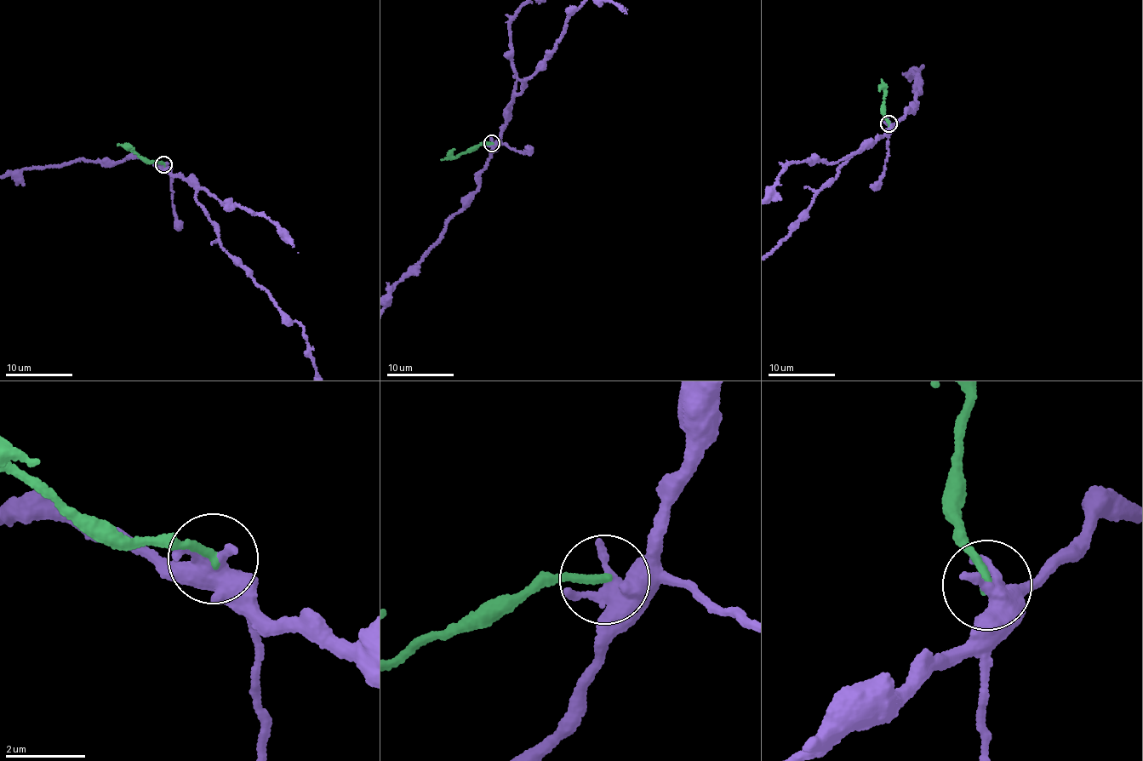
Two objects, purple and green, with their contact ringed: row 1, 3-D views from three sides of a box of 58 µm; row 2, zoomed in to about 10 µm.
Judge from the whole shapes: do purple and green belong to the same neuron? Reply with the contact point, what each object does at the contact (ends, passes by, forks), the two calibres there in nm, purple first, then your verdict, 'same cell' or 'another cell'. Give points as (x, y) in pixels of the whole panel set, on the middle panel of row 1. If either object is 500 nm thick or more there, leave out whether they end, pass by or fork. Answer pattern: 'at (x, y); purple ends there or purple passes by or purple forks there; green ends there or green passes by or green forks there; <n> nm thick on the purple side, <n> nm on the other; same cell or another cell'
at (492, 143); 600 nm thick on the purple side, 200 nm on the other; another cell

